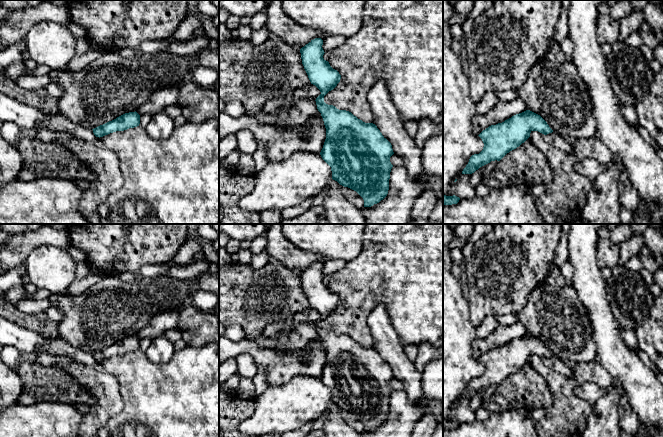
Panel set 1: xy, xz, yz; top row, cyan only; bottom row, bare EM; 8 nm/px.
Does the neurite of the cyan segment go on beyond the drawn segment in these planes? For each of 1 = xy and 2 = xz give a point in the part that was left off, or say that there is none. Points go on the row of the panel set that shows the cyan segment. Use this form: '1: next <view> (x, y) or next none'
1: next none
2: next none

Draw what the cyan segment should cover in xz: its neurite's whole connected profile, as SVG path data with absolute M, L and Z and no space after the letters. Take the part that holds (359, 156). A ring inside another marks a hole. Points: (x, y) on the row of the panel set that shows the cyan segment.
M315 38L300 49L302 64L308 78L311 84L315 85L321 92L315 100L317 109L321 113L326 128L326 139L320 155L331 167L332 179L337 181L340 185L356 191L363 198L364 207L371 207L383 200L388 194L390 172L393 167L390 162L390 157L394 154L392 145L382 135L375 124L365 123L354 116L351 112L339 110L335 106L328 105L324 102L324 96L337 86L340 82L341 75L323 58L325 52L322 45L323 40L321 38Z

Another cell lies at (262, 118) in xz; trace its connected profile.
M261 110L252 113L252 114L247 114L246 115L252 119L254 119L257 123L263 125L263 124L273 124L276 123L277 121L280 121L282 119L282 116L278 115L270 115L267 113L263 113Z

